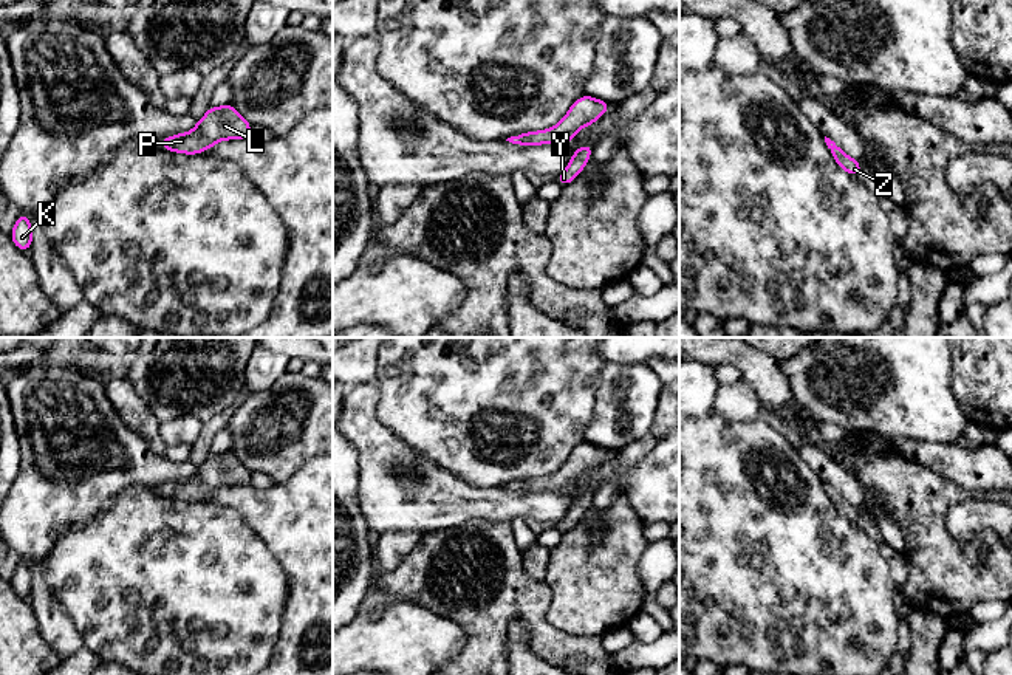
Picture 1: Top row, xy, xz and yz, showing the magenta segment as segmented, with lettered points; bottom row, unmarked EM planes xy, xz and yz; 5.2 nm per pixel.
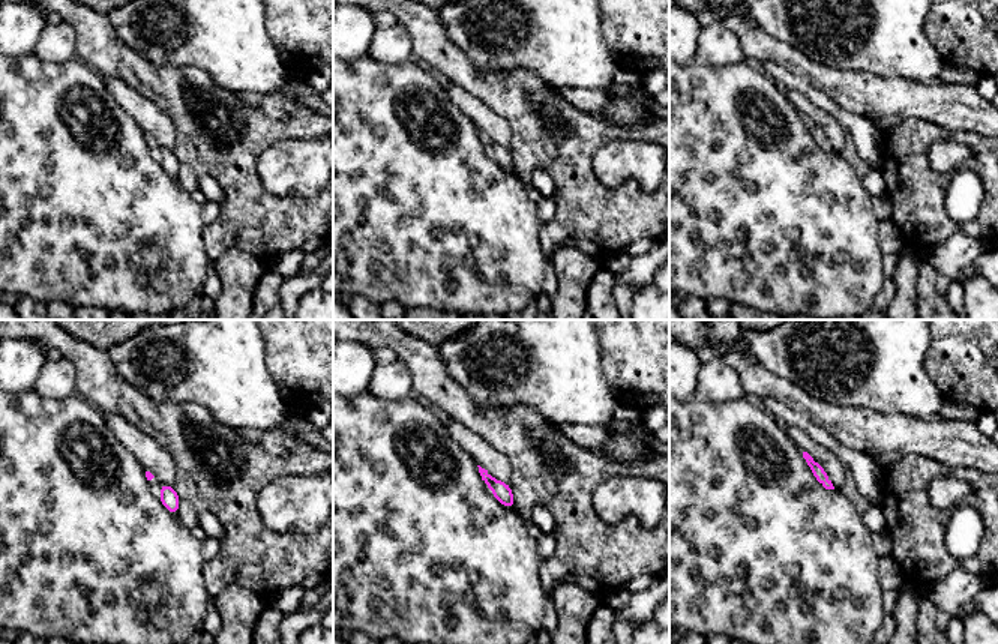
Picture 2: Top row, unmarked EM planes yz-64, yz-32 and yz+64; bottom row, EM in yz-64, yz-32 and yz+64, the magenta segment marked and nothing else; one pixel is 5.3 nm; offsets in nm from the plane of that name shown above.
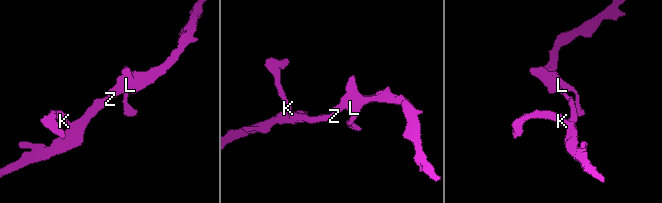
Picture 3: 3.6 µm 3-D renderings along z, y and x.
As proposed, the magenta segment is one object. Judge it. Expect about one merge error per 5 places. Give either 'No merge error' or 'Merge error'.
No merge error

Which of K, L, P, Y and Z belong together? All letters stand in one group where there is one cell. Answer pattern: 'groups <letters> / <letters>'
groups K L P Y Z

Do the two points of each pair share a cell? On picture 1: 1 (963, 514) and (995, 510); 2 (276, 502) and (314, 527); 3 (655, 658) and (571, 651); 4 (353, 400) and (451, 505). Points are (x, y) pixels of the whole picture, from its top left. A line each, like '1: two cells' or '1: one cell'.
1: one cell
2: one cell
3: two cells
4: one cell

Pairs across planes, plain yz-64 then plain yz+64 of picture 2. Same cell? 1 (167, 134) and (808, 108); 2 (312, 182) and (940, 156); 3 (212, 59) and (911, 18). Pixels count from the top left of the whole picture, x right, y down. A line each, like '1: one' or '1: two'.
1: one
2: one
3: one

